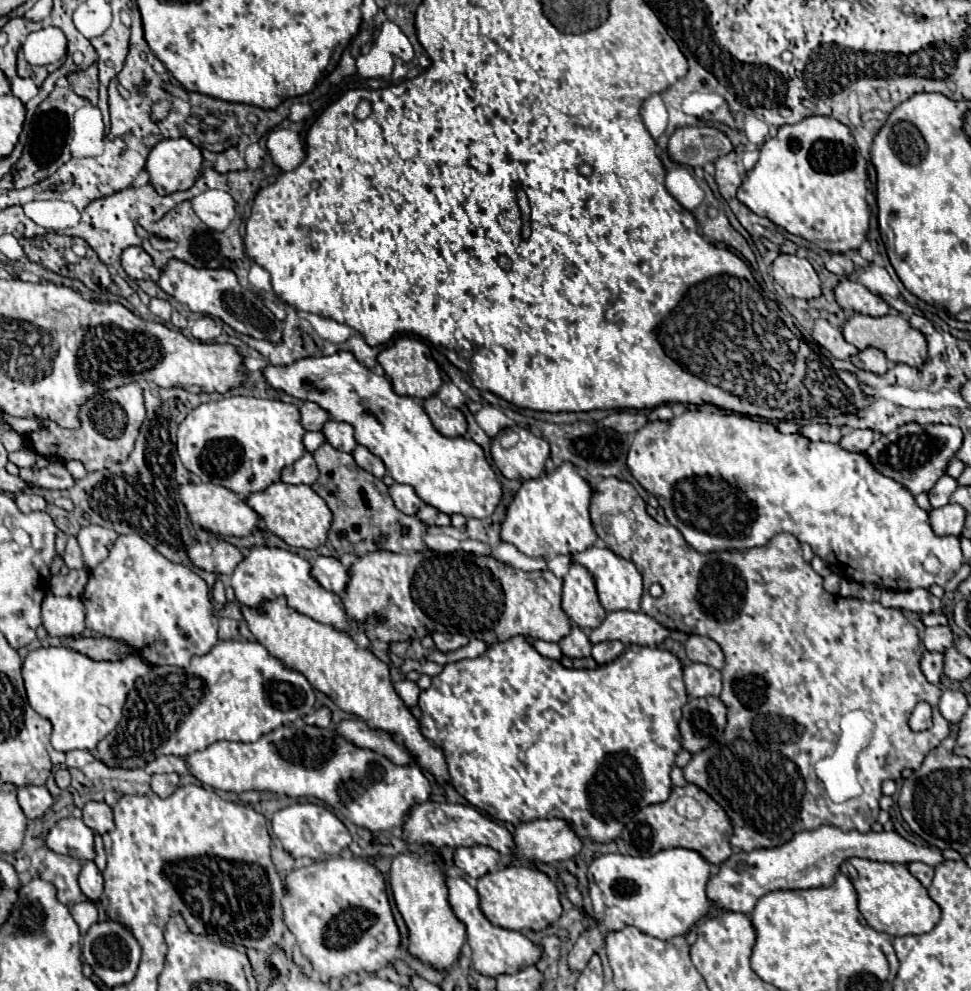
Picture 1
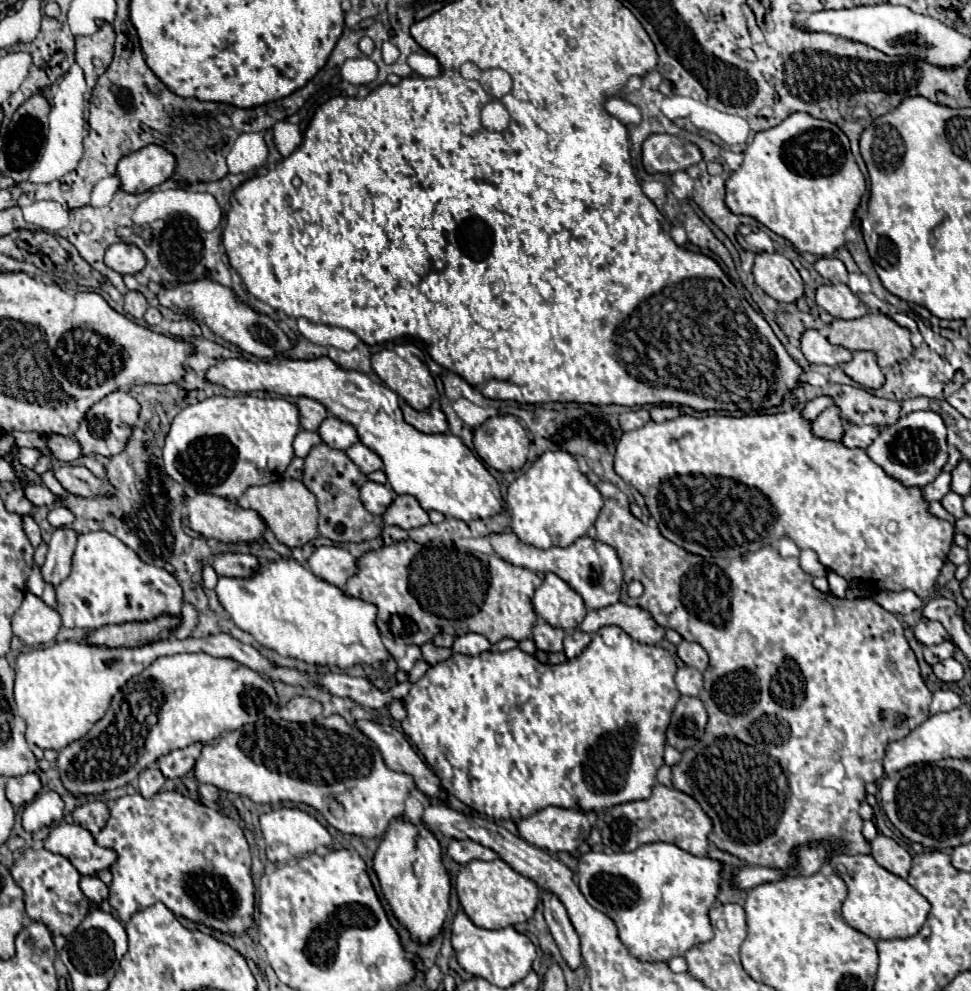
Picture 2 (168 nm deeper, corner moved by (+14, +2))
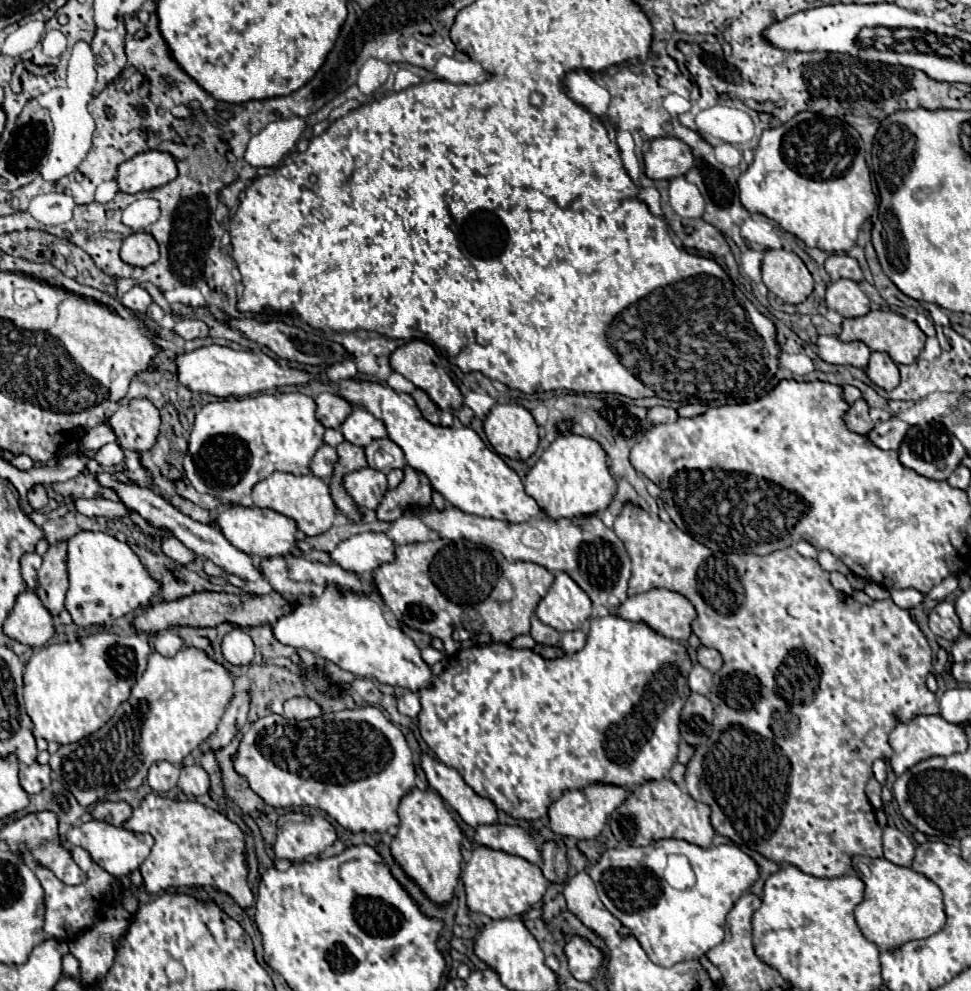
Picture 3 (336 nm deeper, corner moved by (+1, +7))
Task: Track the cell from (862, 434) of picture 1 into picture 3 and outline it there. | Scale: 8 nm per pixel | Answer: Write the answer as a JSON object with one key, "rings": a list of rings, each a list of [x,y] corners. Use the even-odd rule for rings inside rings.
{"rings":[[[899,418],[877,422],[875,428],[869,432],[869,440],[881,450],[897,450],[901,446],[901,440],[907,436],[909,428],[911,426],[901,422]]]}

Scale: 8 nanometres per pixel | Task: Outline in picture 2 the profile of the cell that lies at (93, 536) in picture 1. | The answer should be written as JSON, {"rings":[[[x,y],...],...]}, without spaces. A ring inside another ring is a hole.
{"rings":[[[58,527],[54,529],[54,535],[48,543],[48,555],[46,563],[42,565],[44,581],[58,587],[60,581],[64,581],[72,569],[72,553],[76,551],[76,537],[80,533],[70,527]]]}

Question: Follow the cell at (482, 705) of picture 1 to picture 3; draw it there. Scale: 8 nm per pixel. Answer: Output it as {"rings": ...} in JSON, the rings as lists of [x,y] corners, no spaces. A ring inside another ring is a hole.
{"rings":[[[607,614],[601,618],[591,618],[591,636],[587,636],[587,644],[583,650],[561,656],[555,660],[543,660],[533,650],[515,650],[507,644],[491,642],[491,644],[477,644],[471,648],[461,648],[455,656],[449,658],[449,666],[435,676],[433,688],[421,690],[419,696],[423,696],[421,712],[419,712],[419,732],[421,738],[427,742],[427,746],[437,754],[437,758],[445,764],[455,768],[463,780],[481,796],[487,796],[495,802],[495,806],[509,816],[517,820],[539,820],[547,816],[549,806],[561,798],[565,790],[573,788],[585,788],[593,782],[605,782],[605,784],[617,784],[617,786],[639,786],[647,780],[661,780],[667,776],[669,768],[677,760],[677,746],[681,742],[679,736],[679,714],[681,708],[689,696],[687,686],[687,674],[691,668],[689,654],[685,646],[677,640],[665,638],[653,628],[649,628],[645,622],[631,622],[623,620],[615,614]]]}

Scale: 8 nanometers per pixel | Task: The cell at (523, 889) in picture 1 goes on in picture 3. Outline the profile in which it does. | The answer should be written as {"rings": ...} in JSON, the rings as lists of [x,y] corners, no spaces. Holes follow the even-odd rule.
{"rings":[[[487,846],[473,848],[473,854],[465,864],[461,880],[465,884],[469,910],[485,914],[491,920],[503,920],[525,914],[529,908],[541,904],[543,894],[549,888],[549,880],[545,880],[537,864],[531,864],[519,856],[511,856],[507,852],[493,850]]]}

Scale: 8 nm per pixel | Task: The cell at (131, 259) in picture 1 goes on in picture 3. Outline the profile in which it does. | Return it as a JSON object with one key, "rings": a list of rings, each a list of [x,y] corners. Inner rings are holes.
{"rings":[[[135,232],[123,240],[121,246],[121,260],[131,266],[145,268],[159,260],[159,246],[157,240],[147,232]]]}

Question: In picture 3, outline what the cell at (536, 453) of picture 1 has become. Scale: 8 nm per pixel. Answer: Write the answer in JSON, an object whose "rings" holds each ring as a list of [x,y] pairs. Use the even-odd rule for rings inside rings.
{"rings":[[[495,404],[485,418],[485,434],[497,454],[527,460],[539,444],[539,426],[519,404]]]}

